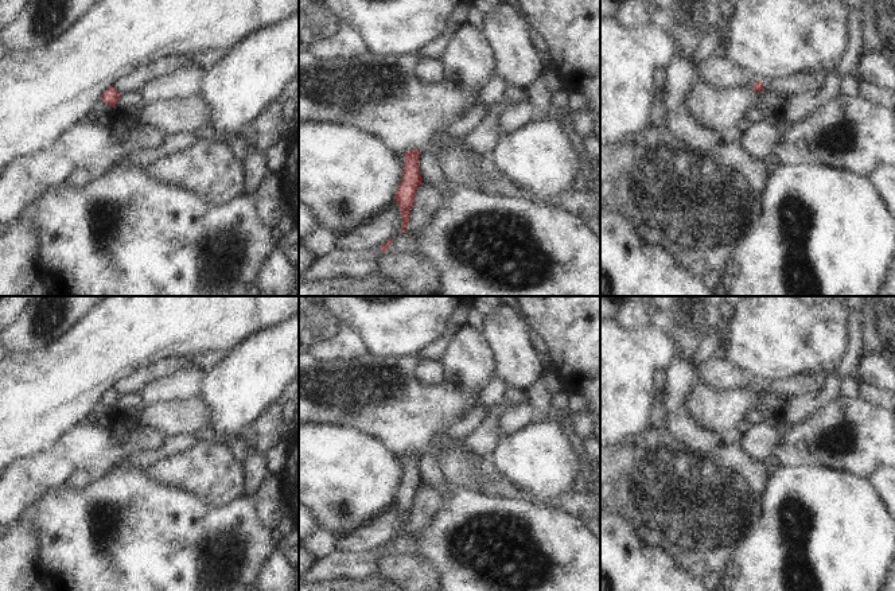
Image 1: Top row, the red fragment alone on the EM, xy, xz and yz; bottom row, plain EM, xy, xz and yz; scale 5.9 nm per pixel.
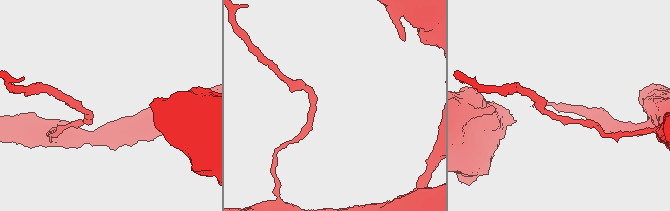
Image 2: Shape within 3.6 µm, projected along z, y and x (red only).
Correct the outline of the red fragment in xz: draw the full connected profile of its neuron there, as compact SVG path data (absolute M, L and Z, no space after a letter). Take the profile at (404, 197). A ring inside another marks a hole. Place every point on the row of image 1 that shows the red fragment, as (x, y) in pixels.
M410 149L402 153L405 160L402 164L401 182L394 193L394 203L398 206L401 215L401 232L398 234L406 233L405 228L409 221L409 209L413 206L415 193L421 184L421 175L417 167L419 152L417 149Z

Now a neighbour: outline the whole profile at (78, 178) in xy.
M83 168L74 170L66 182L63 183L67 188L81 188L86 187L89 180L93 178L93 174Z

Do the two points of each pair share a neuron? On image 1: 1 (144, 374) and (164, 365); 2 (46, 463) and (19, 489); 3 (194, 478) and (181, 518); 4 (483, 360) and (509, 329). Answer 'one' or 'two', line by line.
1: one
2: one
3: two
4: two

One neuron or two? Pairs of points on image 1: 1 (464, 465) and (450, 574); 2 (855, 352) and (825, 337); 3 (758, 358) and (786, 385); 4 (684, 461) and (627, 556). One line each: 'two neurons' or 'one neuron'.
1: two neurons
2: two neurons
3: two neurons
4: two neurons

